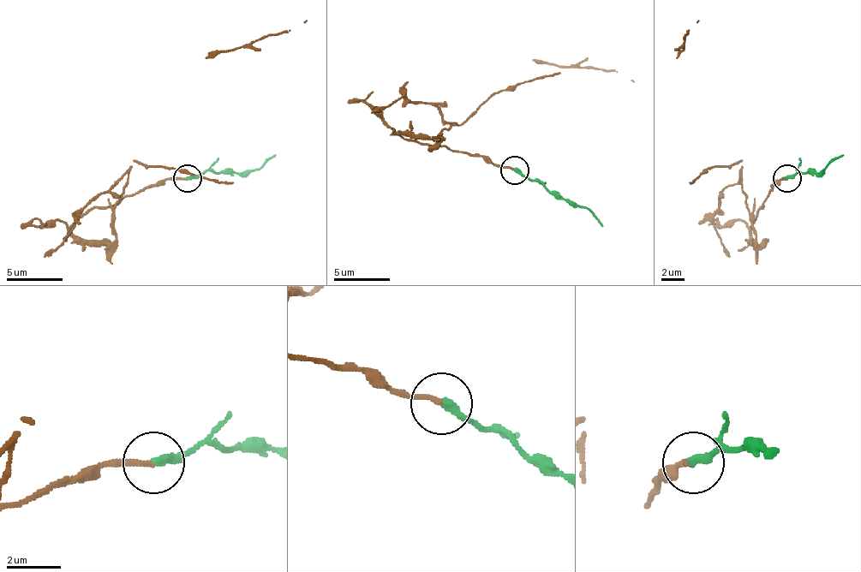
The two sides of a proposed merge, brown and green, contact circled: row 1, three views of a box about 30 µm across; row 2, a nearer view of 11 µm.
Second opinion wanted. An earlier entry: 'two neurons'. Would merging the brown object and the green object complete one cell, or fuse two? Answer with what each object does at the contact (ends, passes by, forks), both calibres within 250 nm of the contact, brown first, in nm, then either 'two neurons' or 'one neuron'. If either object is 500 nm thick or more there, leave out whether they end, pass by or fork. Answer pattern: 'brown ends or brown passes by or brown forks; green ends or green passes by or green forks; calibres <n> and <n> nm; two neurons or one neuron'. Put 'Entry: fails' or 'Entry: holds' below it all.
brown ends; green ends; calibres 190 and 320 nm; two neurons
Entry: holds

